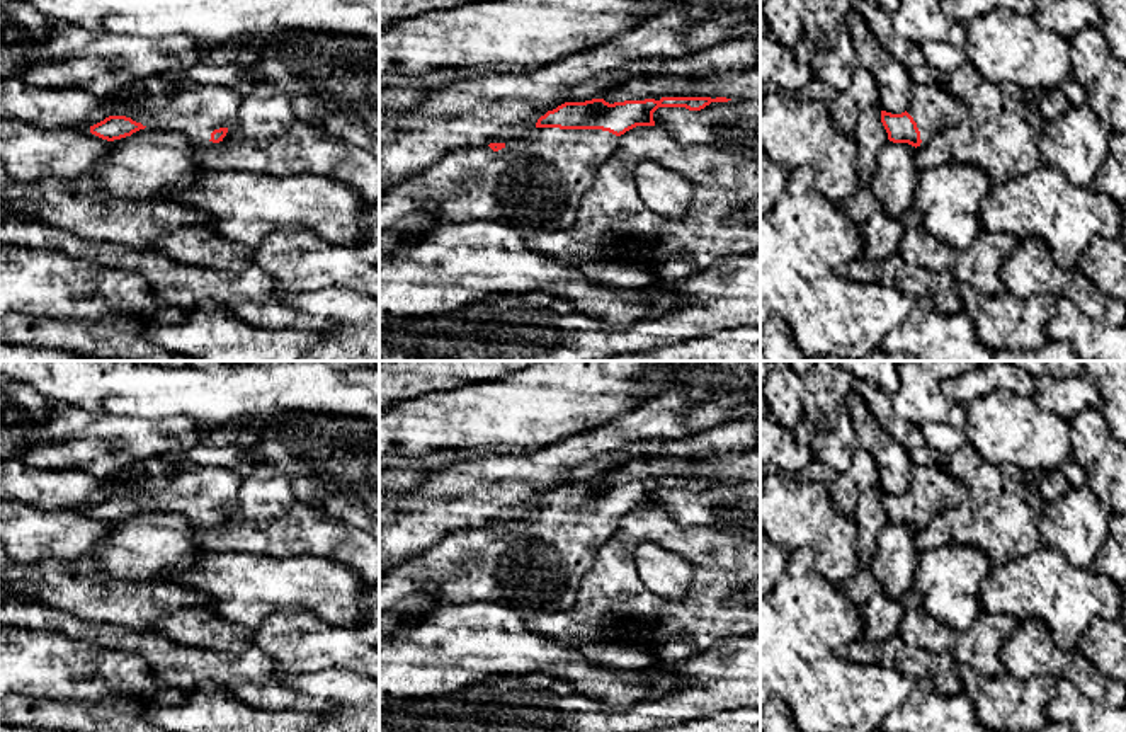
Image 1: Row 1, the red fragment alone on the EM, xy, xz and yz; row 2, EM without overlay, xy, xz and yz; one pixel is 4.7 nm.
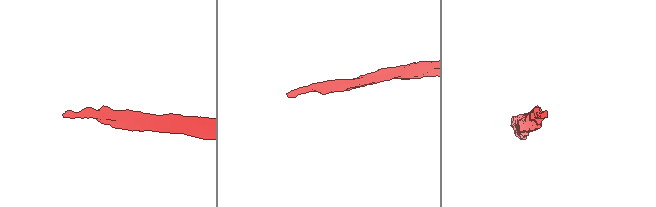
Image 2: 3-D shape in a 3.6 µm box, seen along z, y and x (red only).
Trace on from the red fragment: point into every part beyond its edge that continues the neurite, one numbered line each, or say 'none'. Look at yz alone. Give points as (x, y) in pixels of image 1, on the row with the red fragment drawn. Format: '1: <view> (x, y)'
1: yz (932, 108)

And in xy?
1: xy (196, 111)

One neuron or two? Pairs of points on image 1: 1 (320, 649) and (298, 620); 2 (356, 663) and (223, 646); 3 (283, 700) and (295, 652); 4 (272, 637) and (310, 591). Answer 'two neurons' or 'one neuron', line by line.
1: one neuron
2: one neuron
3: two neurons
4: two neurons

